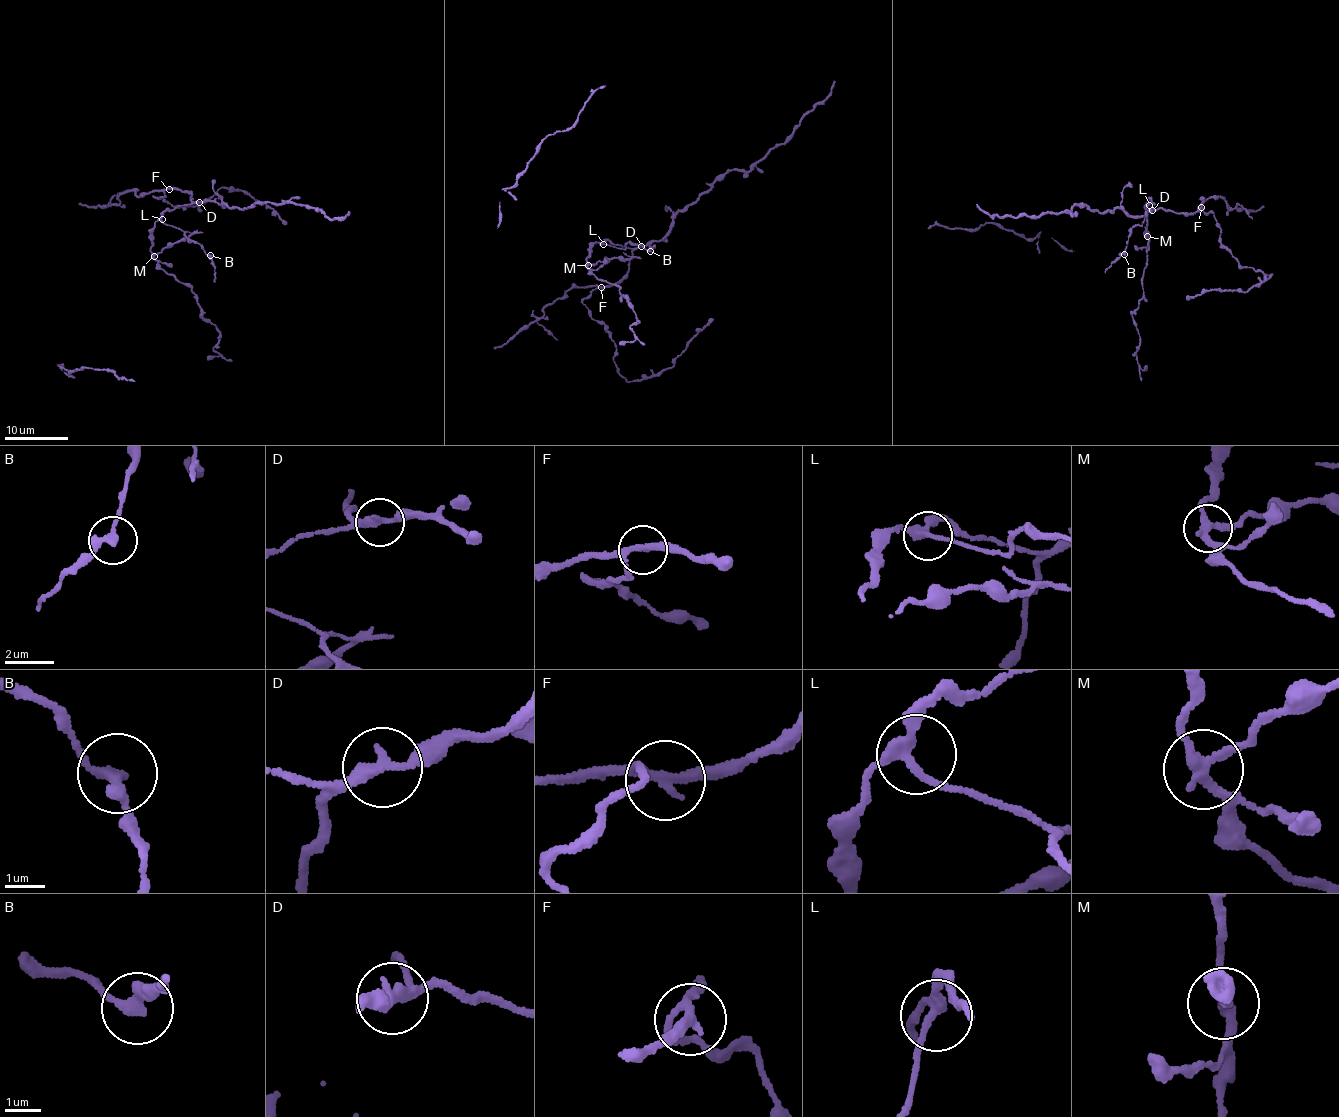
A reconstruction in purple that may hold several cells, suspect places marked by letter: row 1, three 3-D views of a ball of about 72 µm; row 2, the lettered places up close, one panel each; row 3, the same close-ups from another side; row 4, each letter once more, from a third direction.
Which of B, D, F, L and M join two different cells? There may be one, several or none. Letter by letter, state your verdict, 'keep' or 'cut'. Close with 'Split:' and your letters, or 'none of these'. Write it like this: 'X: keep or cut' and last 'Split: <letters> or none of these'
B: keep
D: keep
F: keep
L: keep
M: cut
Split: M

